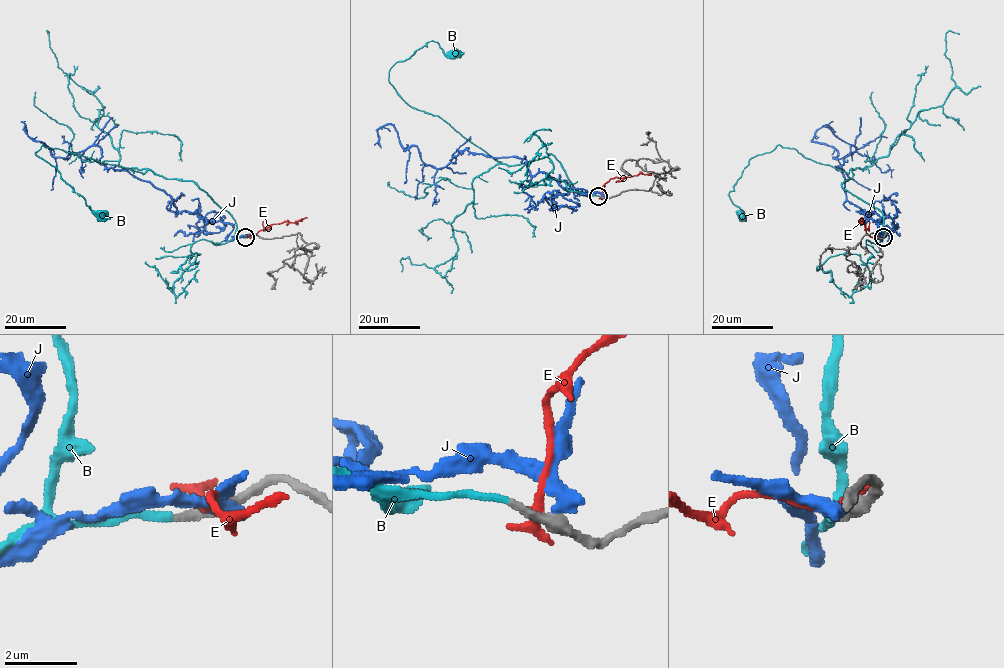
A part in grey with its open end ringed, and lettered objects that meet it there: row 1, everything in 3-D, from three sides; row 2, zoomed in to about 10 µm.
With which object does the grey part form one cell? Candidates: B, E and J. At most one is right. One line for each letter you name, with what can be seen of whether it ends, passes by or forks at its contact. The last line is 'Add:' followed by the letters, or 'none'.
B: it ends
Add: B

